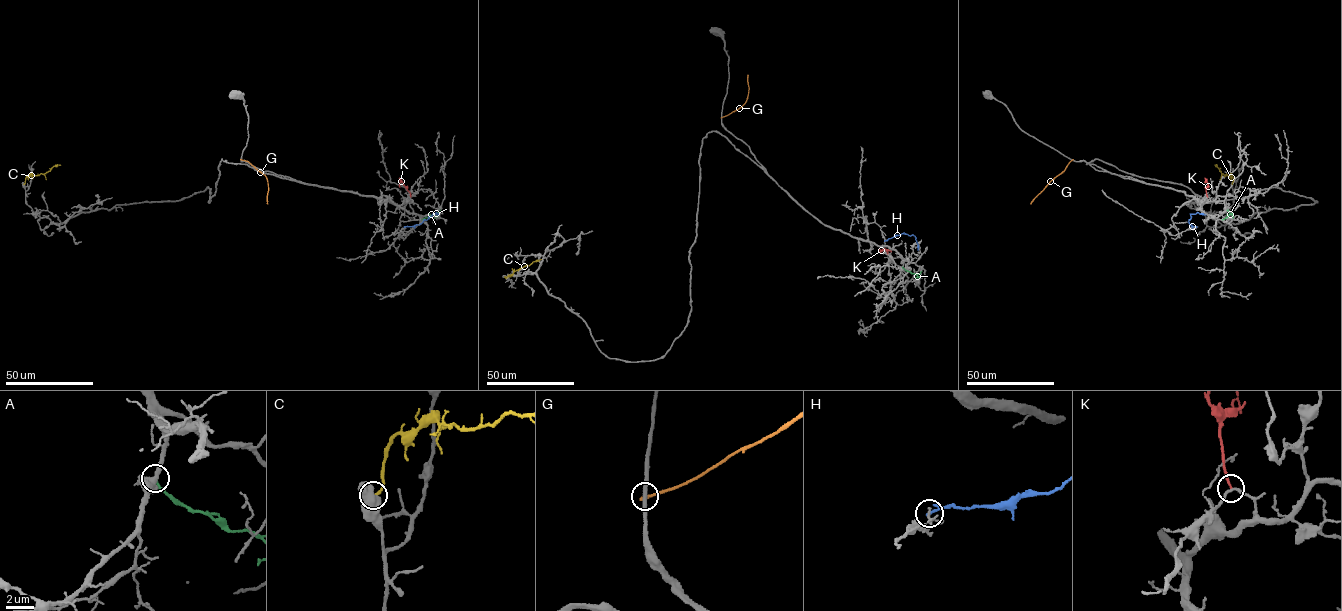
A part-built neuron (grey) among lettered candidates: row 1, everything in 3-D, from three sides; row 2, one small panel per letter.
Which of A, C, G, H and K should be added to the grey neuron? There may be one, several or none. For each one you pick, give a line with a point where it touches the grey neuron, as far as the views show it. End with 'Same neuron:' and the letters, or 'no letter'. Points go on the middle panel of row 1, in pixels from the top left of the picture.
Same neuron: no letter

